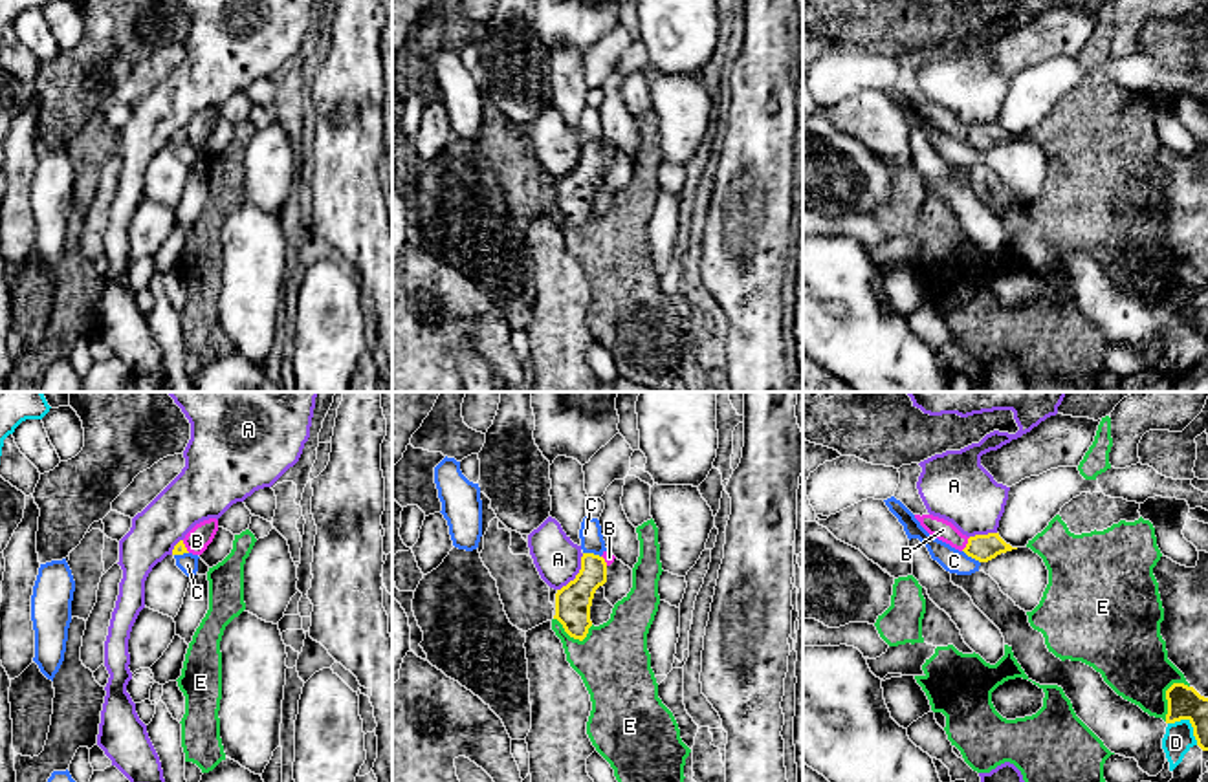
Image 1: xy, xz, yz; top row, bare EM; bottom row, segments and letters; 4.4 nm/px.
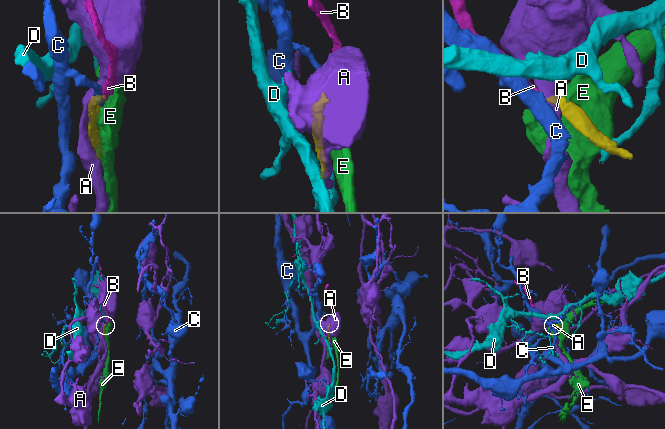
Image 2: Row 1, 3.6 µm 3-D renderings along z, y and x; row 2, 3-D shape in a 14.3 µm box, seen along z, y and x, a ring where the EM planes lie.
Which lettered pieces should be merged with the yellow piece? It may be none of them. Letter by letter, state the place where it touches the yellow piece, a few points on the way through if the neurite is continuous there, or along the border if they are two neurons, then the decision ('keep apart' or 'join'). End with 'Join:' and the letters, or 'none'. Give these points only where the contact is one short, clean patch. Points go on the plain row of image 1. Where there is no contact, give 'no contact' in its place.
A: meets yellow in xz at (578, 163); border along xz (583, 143), (580, 162), (558, 180); keep apart
B: meets yellow in yz at (966, 134); runs through yz (983, 138), (966, 134), (943, 119); join
C: meets yellow in xz at (593, 143); border along xz (583, 141), (593, 141), (600, 147); keep apart
D: meets yellow in yz at (1190, 312); border along yz (1168, 312), (1186, 310), (1197, 334); keep apart
E: meets yellow in yz at (1166, 286); keep apart
Join: B

